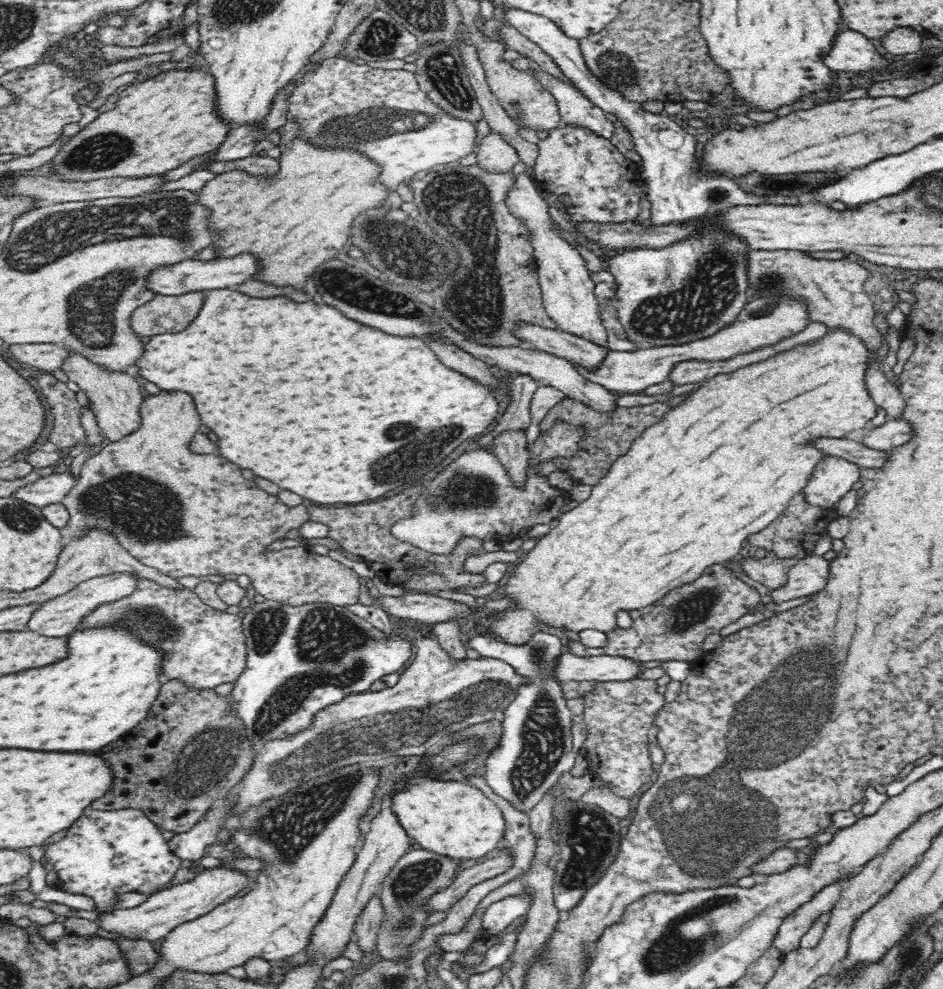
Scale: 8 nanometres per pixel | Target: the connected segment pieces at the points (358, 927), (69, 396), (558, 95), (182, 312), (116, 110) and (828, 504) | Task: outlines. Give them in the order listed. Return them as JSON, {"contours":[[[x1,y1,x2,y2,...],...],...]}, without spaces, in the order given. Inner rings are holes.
{"contours":[[[376,893,357,916,353,937,364,956,372,954,377,945,377,936,384,918,384,907]],[[45,372,43,374,44,376,38,378,38,388,44,394,44,398,50,406,50,414,52,414,52,430,48,440,55,444,58,450,62,450,62,455,65,458,64,462,70,464,73,458,69,455,69,451,75,446,82,445,85,438,85,432,81,427,79,417,81,406,76,399,76,393,68,388,66,382,61,382,54,376,46,376]],[[534,67,532,72,556,99,561,126,576,125,576,128,590,129,604,138,612,138,614,123,608,120,604,111,594,105,574,85,570,86,537,67]],[[202,292,180,296,157,294,150,302,134,310,130,316,132,331,139,337,152,337,164,332,184,330,198,316,202,304]],[[191,63,161,71,153,77,132,83,117,91,105,113,98,115,71,139,62,145,57,155,49,162,52,173,62,181,88,182,99,178,145,177,164,175,169,170,182,166,194,156,216,150,228,136,230,123,216,113,214,76,206,70,194,70]],[[833,459,816,464,811,478,802,490,806,502,831,510,851,490,852,484,859,482,859,473,858,465]]]}

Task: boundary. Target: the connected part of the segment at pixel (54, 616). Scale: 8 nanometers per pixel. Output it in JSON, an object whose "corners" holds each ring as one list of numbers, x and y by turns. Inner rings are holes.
{"corners":[[117,572,107,574,106,576,90,578,90,580,78,584,78,586,69,590,66,594,42,603,42,606,30,617,28,628,42,636,54,636,54,638,67,637,78,628,84,616,92,614,94,608,98,608,100,604,108,604,108,602,120,600,120,598,126,598,134,590,136,590,136,576,132,575,132,573]]}

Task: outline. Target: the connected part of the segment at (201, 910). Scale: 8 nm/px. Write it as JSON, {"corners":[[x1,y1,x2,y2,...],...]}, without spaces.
{"corners":[[209,862,205,871,200,872,190,881,162,889,148,897,146,902,132,908,114,909,111,913,100,913,95,922,110,932,117,932,132,940,154,941,165,936,179,924,208,914,217,906,224,904,248,887,250,878,242,871,226,869]]}

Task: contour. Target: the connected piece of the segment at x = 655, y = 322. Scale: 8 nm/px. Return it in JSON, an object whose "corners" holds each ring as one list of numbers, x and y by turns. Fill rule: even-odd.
{"corners":[[714,228,714,230,706,230,706,232,698,234,698,236,680,239,679,241,673,242,670,246,660,247,659,249,636,247,635,249,624,249,624,252,620,255,611,253,612,256,608,260,608,267,610,267,610,274,614,276,614,280,618,283,615,289,615,296,619,298,614,306,617,309,617,319,620,324,622,324,622,328,626,331,626,338,628,338,631,344,635,345,637,349,649,349,650,347,676,346,700,338,710,338,710,336,716,334,718,330,726,328,728,324,734,322,737,314,740,314,740,311,745,307,746,301,749,299,749,296,746,294,748,291,747,257,749,254,748,250,751,249,752,248,738,236,727,234,727,232,721,232,721,228],[684,274,704,274,706,278,704,278,704,280,692,280,692,288,686,290,686,288,684,288]]}

